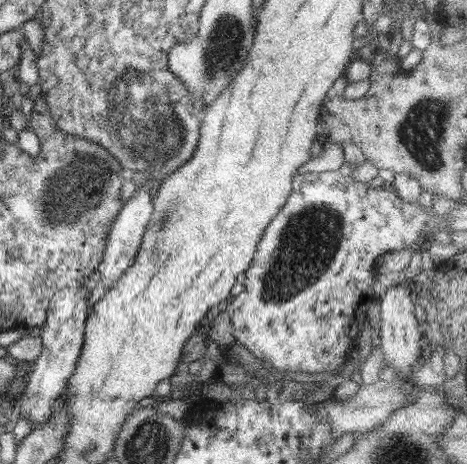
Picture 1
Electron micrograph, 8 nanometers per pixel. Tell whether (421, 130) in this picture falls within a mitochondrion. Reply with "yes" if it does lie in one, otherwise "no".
yes

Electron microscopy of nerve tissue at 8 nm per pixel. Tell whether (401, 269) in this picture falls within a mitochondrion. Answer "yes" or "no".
no

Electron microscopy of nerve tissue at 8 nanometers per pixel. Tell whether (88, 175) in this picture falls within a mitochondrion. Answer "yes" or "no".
yes

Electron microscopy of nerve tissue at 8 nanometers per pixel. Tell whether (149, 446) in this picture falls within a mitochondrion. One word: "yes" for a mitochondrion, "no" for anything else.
yes

